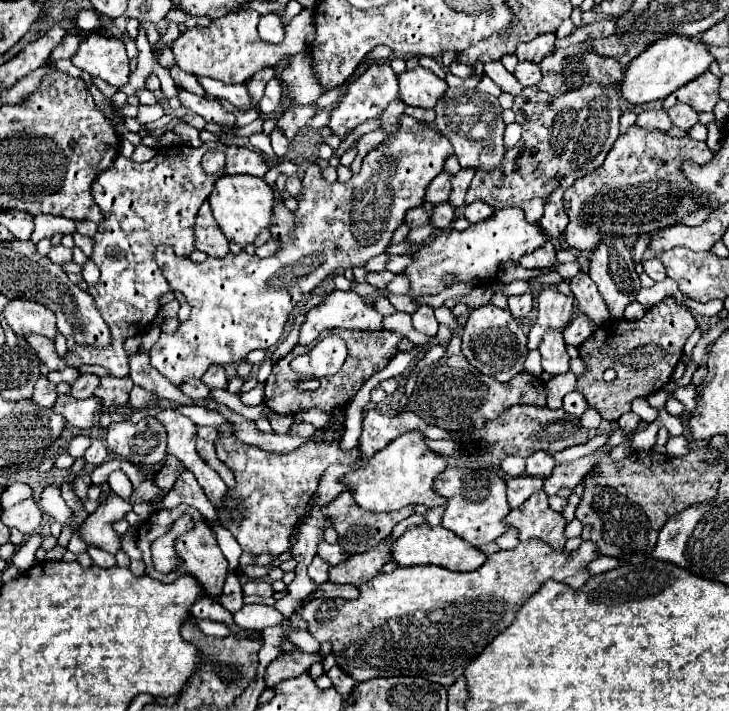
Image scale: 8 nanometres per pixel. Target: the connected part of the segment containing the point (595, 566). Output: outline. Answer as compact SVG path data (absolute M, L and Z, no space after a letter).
M598 556L594 562L590 562L590 566L588 566L588 570L592 572L592 574L602 574L602 572L608 572L608 570L612 570L612 568L618 568L622 562L620 562L620 558L608 558L608 556Z

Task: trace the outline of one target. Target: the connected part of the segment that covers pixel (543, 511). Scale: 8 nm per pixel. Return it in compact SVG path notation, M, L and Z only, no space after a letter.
M544 490L532 494L520 508L510 510L506 522L520 530L520 540L540 538L552 548L564 548L566 518L548 506L548 494Z

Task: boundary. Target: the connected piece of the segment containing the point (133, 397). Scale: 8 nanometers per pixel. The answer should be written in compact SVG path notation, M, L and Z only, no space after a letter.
M134 386L132 392L130 392L130 406L132 406L134 410L142 410L142 408L146 408L148 404L152 404L152 402L156 402L156 400L158 400L156 394L150 394L148 390L144 390L144 388L140 388L140 386Z

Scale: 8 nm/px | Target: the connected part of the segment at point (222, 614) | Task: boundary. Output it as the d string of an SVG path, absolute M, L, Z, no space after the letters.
M208 596L208 598L200 598L200 600L192 606L192 612L190 612L190 614L196 616L196 618L206 618L206 620L220 622L220 624L228 626L228 630L230 630L232 634L236 634L236 636L246 636L246 638L250 638L250 640L254 640L254 642L264 644L264 636L262 636L260 630L240 628L240 626L234 622L232 612L224 610L224 606L218 606L216 598L210 598L210 596Z

